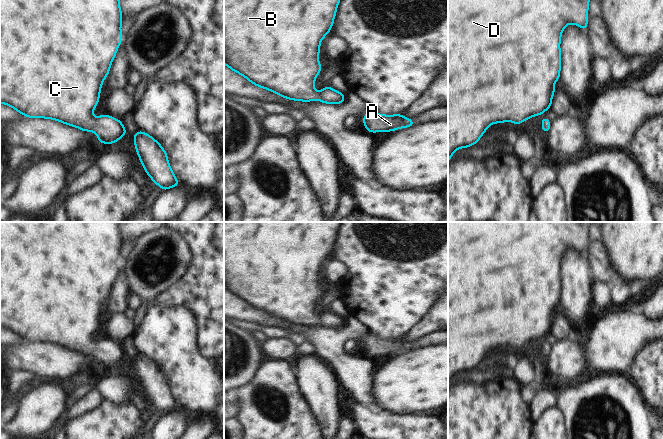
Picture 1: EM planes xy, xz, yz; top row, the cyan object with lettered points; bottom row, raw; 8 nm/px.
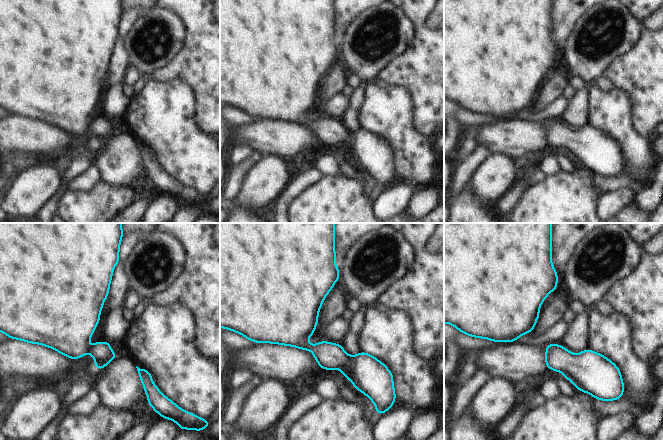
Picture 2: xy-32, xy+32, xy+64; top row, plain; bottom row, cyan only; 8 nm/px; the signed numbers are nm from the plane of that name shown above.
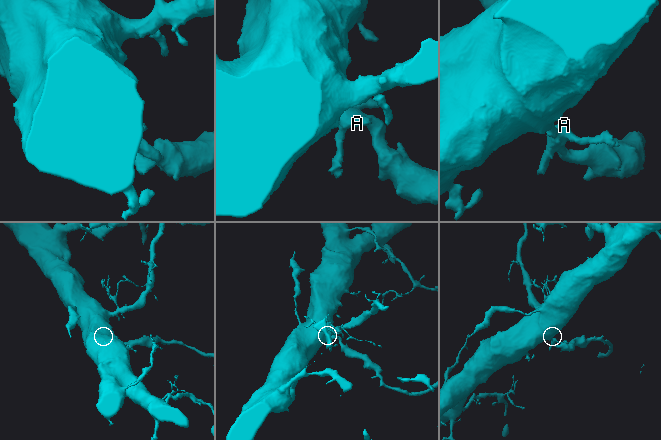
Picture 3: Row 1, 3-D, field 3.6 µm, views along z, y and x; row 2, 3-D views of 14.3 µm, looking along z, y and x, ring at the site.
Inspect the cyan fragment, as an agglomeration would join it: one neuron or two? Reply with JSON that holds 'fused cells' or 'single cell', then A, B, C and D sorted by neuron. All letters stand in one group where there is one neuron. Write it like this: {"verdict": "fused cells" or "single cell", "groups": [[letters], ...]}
{"verdict": "single cell", "groups": [["A", "B", "C", "D"]]}

